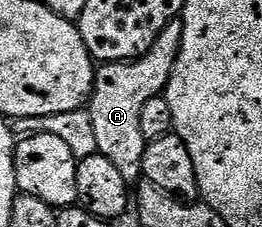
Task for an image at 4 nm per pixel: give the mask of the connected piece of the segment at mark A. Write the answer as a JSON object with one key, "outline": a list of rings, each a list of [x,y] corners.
{"outline":[[[179,21],[170,23],[158,36],[154,48],[146,52],[146,56],[135,62],[109,62],[101,65],[96,71],[96,84],[92,89],[92,97],[86,107],[86,115],[92,121],[92,138],[96,141],[95,149],[130,184],[141,181],[140,161],[144,158],[146,145],[142,136],[142,108],[146,100],[161,97],[168,86],[174,64],[180,52],[180,37],[184,31]]]}

